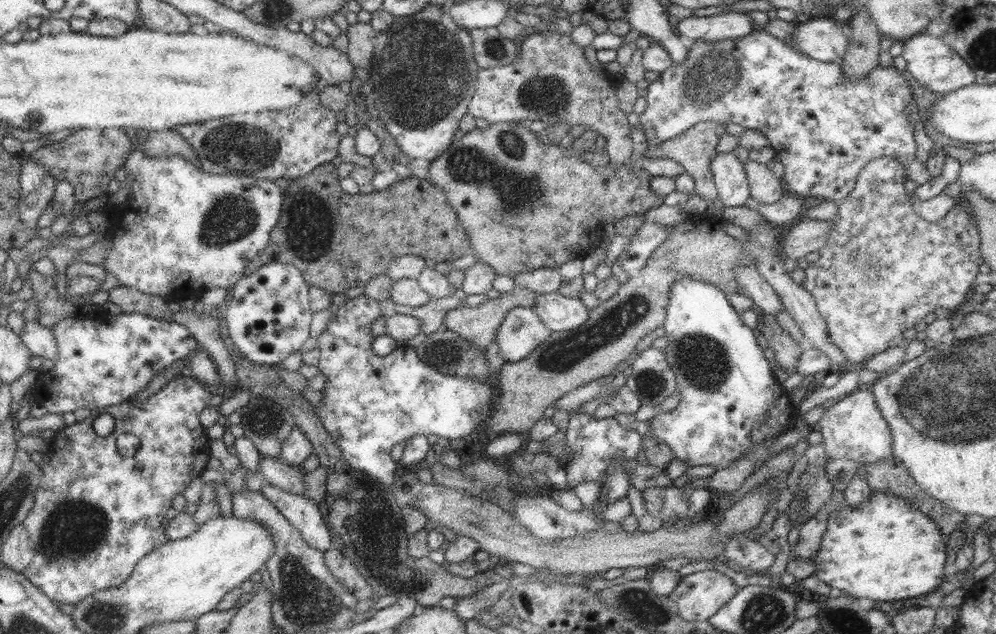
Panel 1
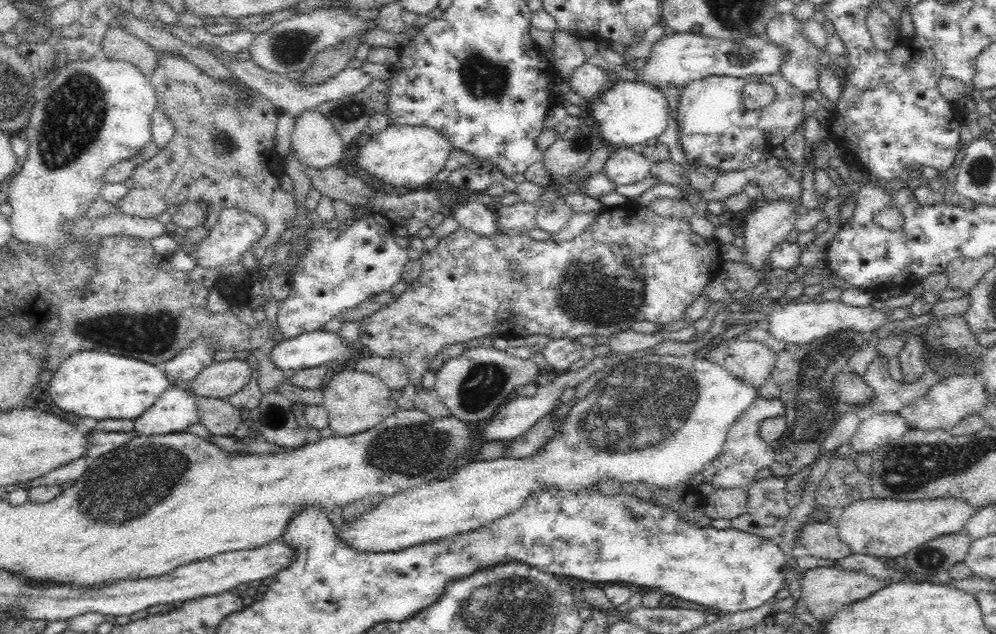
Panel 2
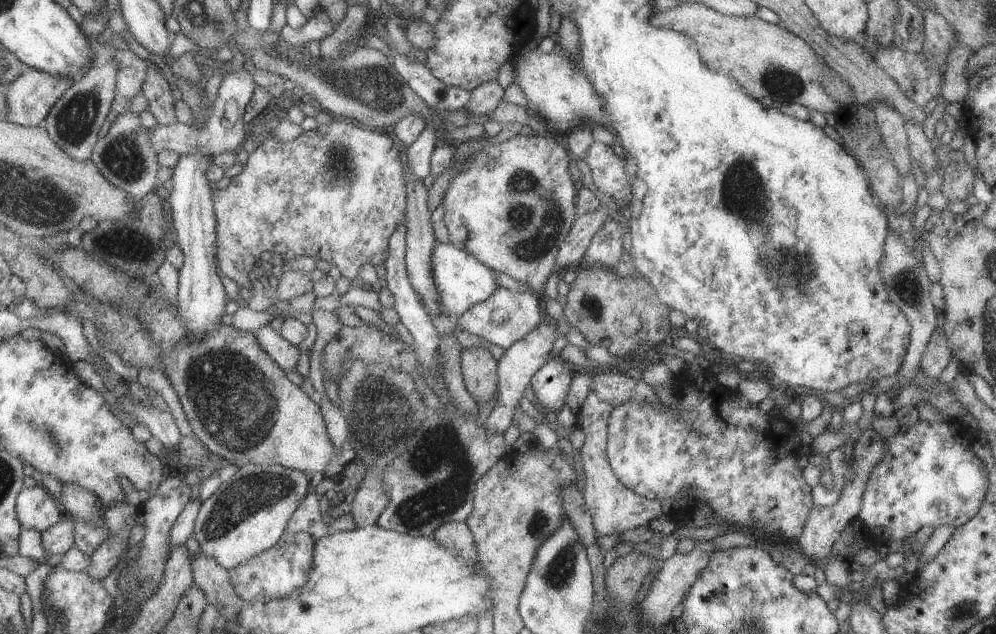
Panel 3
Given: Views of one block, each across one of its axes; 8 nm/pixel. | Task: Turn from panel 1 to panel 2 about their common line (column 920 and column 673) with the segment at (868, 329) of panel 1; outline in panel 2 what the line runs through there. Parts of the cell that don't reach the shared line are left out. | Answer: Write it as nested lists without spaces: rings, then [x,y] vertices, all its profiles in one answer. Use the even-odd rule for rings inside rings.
[[[622,206],[604,208],[596,213],[594,220],[578,236],[569,242],[560,243],[549,241],[531,243],[524,236],[509,238],[504,233],[493,237],[483,237],[466,230],[464,227],[458,227],[452,234],[440,236],[438,244],[432,250],[424,251],[420,260],[422,266],[420,278],[410,283],[408,288],[402,292],[402,295],[398,296],[391,304],[362,319],[362,326],[360,326],[360,343],[362,343],[362,346],[368,346],[368,350],[373,355],[398,359],[410,371],[411,381],[415,387],[421,386],[421,377],[429,370],[430,361],[436,352],[445,346],[466,343],[474,338],[481,339],[483,336],[490,335],[491,337],[503,337],[509,340],[515,337],[544,335],[549,340],[560,338],[576,340],[580,336],[594,337],[595,335],[602,335],[610,337],[612,334],[630,331],[630,326],[639,321],[650,321],[656,324],[680,321],[684,310],[699,298],[704,286],[710,280],[719,277],[723,264],[718,236],[705,239],[692,231],[688,221],[680,218],[658,216],[649,206],[634,208],[634,210]],[[513,273],[524,275],[524,280],[515,280]]]

